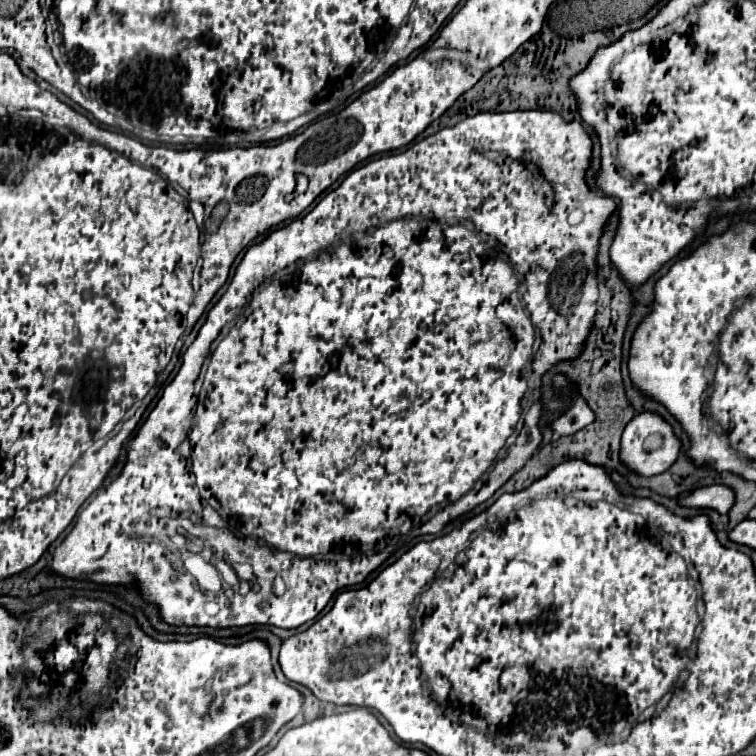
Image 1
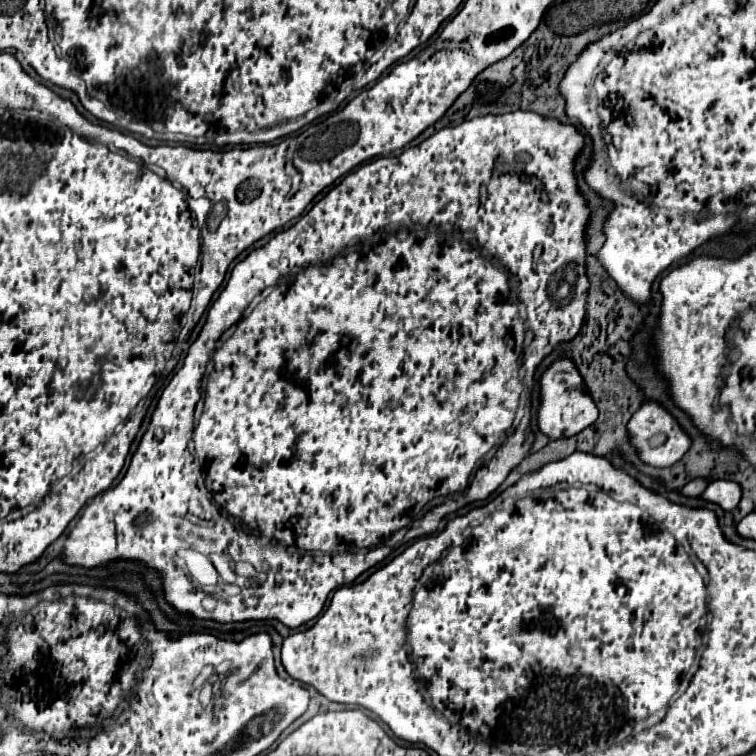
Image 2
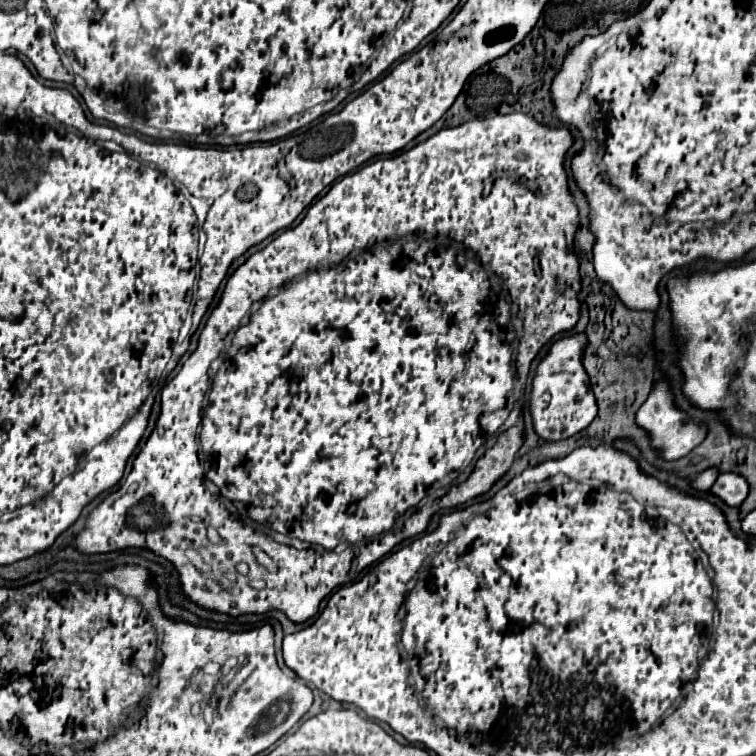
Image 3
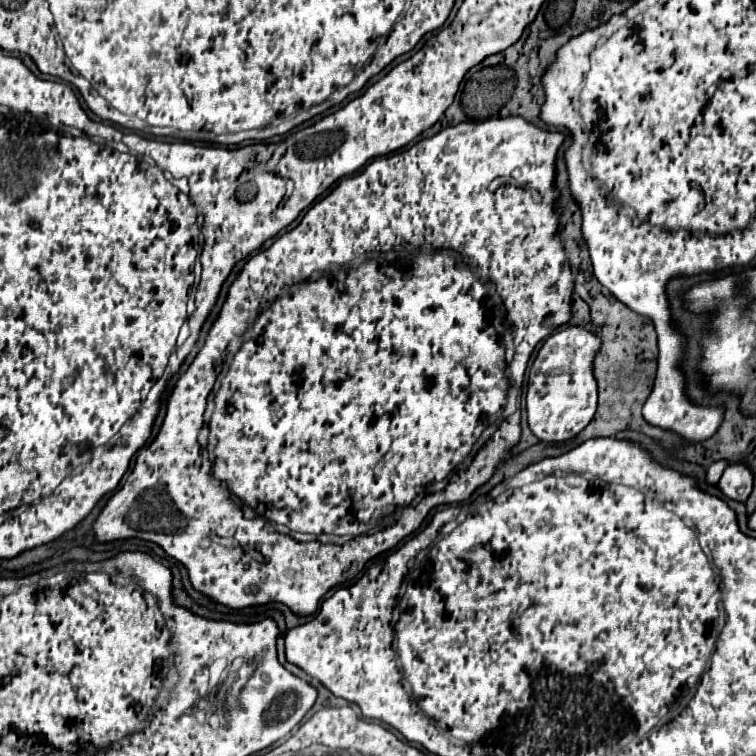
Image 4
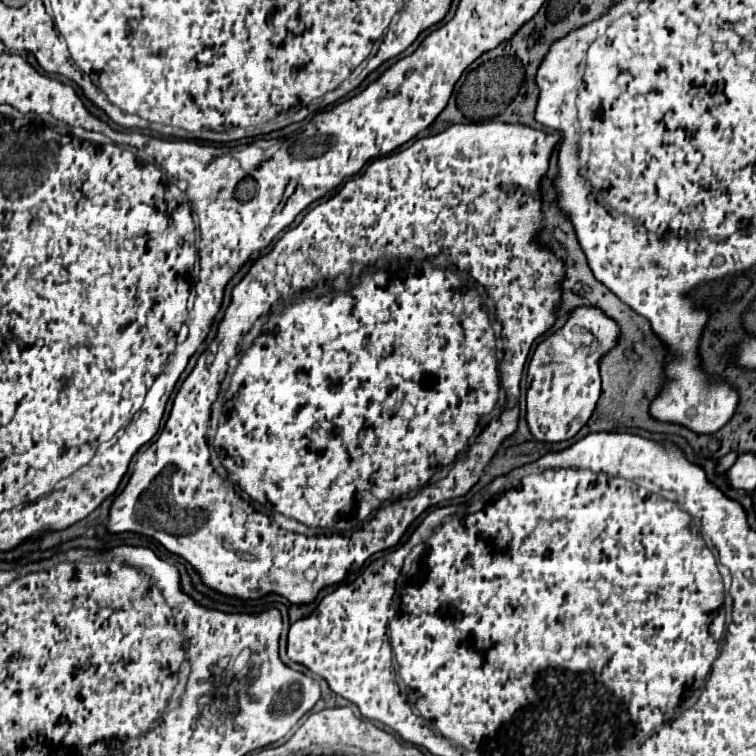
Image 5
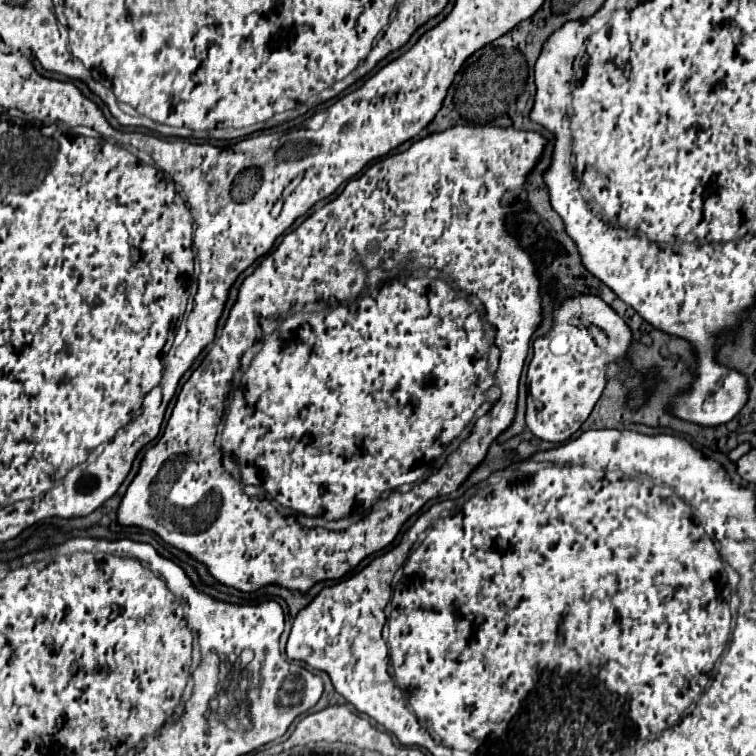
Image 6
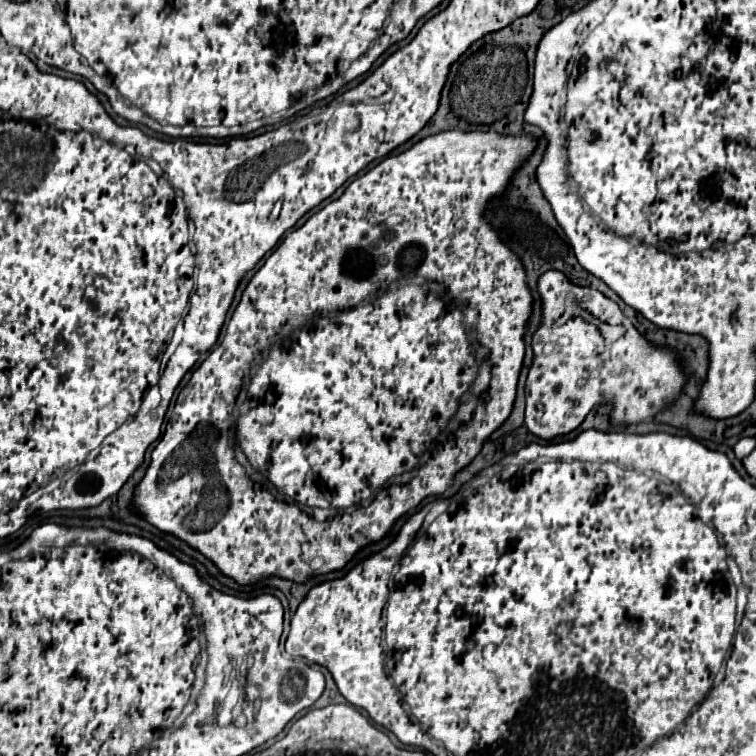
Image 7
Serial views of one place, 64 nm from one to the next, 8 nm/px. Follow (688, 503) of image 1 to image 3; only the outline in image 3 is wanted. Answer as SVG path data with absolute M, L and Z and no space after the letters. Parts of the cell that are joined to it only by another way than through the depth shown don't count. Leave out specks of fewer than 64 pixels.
M720 474L710 492L728 506L740 506L748 496L748 482L738 474Z

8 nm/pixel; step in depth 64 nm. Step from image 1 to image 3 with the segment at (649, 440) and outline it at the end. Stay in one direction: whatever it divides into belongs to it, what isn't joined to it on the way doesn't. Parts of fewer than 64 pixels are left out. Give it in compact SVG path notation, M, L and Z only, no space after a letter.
M658 380L656 388L650 392L648 400L640 406L640 410L636 412L636 424L648 432L650 436L650 446L658 452L658 456L662 460L678 460L682 456L686 456L696 444L700 444L706 436L706 428L696 426L694 422L688 420L686 412L680 412L674 402L672 402L672 394L670 388L664 380Z

